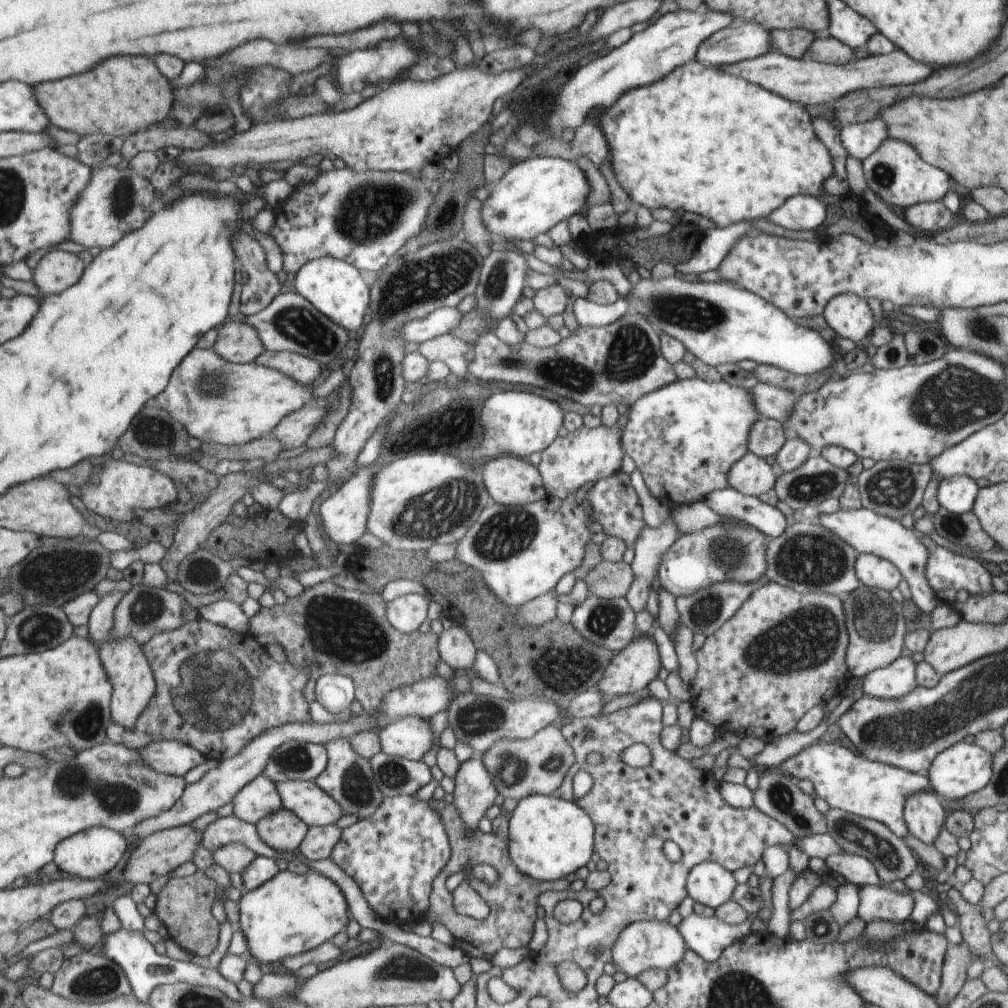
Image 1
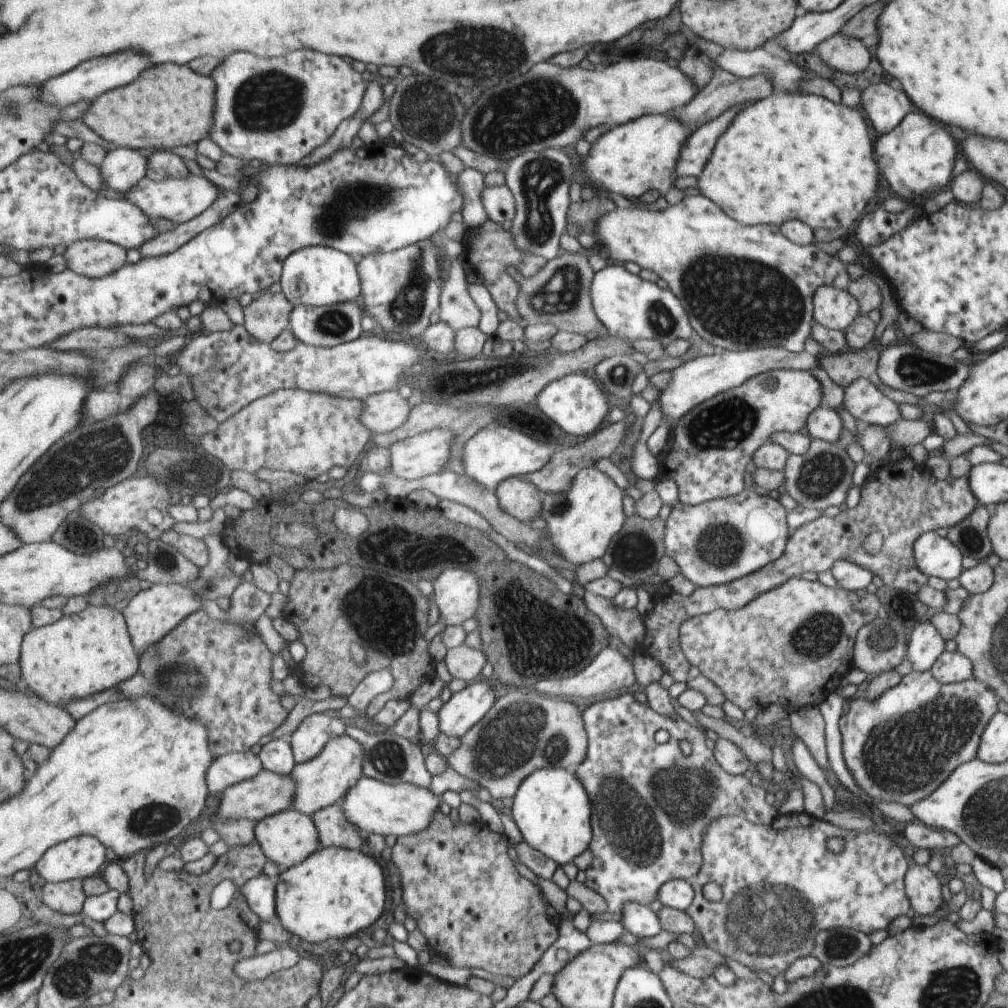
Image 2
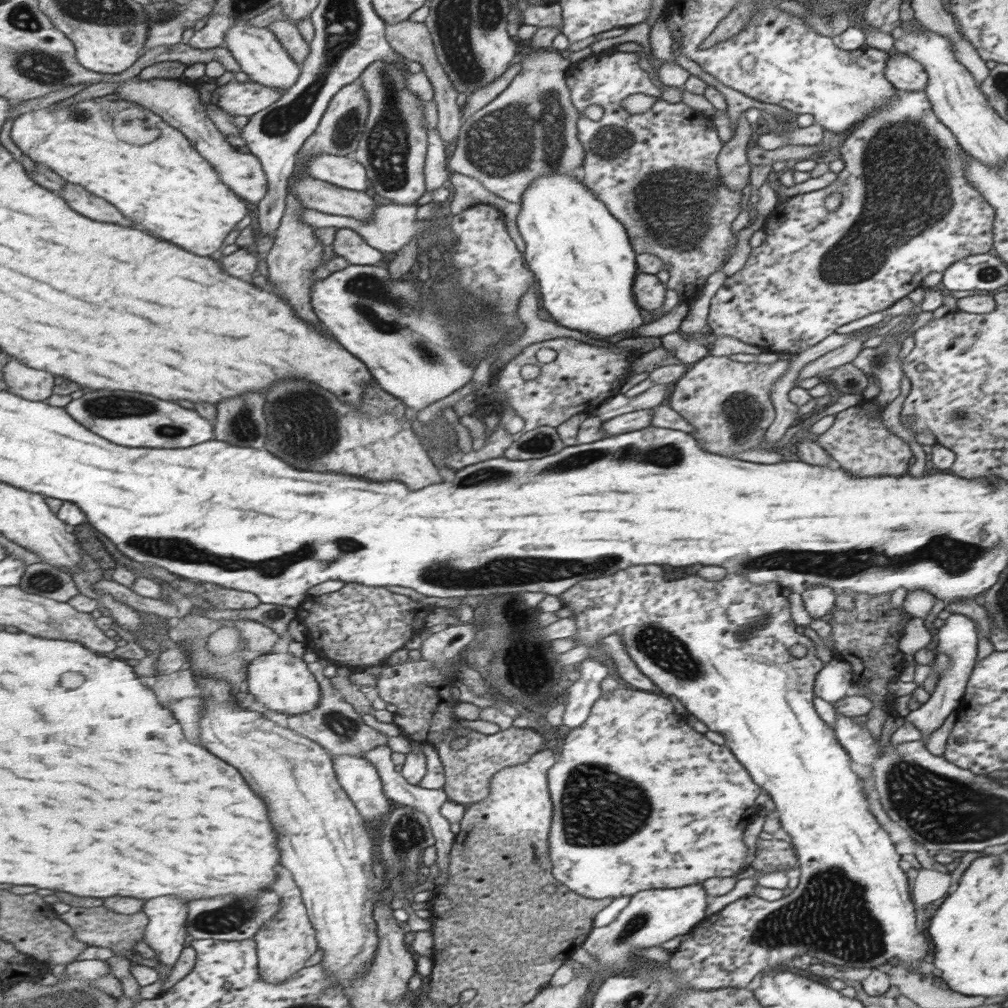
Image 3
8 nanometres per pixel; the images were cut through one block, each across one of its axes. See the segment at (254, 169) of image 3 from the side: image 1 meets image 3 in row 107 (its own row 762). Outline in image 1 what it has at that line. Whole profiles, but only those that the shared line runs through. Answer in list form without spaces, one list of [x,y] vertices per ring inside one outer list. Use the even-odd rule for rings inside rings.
[[[180,740],[154,742],[141,750],[144,760],[158,772],[186,776],[190,770],[208,761],[208,756],[194,745]]]

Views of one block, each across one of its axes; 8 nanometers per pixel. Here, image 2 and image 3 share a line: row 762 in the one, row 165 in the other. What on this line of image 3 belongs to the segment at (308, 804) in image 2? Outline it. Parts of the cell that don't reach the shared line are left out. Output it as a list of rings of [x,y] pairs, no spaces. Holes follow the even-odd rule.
[[[321,154],[307,162],[307,172],[341,188],[356,191],[366,191],[368,188],[364,166],[356,159],[348,158],[348,155]]]

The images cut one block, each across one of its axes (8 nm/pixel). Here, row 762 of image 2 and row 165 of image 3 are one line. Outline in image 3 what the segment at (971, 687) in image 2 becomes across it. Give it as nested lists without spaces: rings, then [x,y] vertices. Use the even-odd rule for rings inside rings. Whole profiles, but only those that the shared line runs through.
[[[924,90],[916,92],[900,91],[881,110],[873,110],[861,124],[853,128],[852,133],[842,144],[840,149],[841,159],[845,162],[844,169],[838,173],[836,182],[830,186],[820,189],[820,191],[808,192],[808,194],[798,194],[787,199],[768,215],[764,224],[763,231],[766,234],[764,242],[756,247],[751,248],[750,255],[744,267],[732,276],[727,276],[724,284],[716,291],[711,298],[709,306],[709,315],[707,324],[713,337],[729,336],[736,341],[744,342],[749,349],[755,349],[760,346],[763,350],[771,353],[791,353],[792,355],[809,350],[811,346],[821,343],[822,340],[829,338],[836,332],[836,328],[854,322],[859,318],[864,318],[869,314],[882,312],[896,300],[908,296],[918,284],[922,282],[924,276],[930,272],[944,272],[946,267],[953,265],[960,259],[965,259],[970,255],[984,254],[992,248],[992,222],[996,222],[996,212],[992,204],[974,189],[972,182],[965,178],[965,158],[967,157],[964,150],[959,145],[953,132],[942,124],[940,117],[933,111],[933,105],[926,96]],[[838,193],[842,195],[840,206],[834,211],[826,209],[824,200],[826,197]]]

